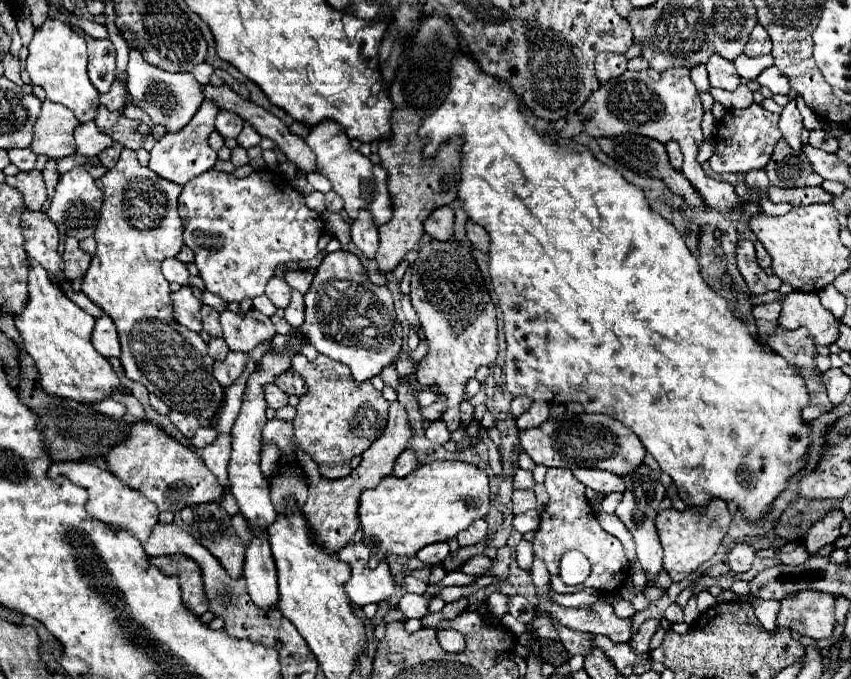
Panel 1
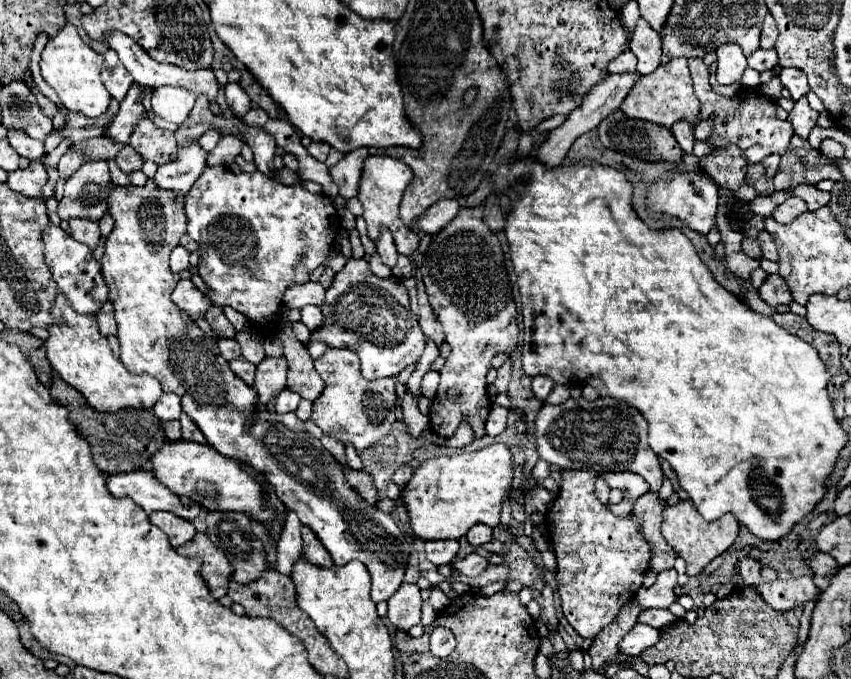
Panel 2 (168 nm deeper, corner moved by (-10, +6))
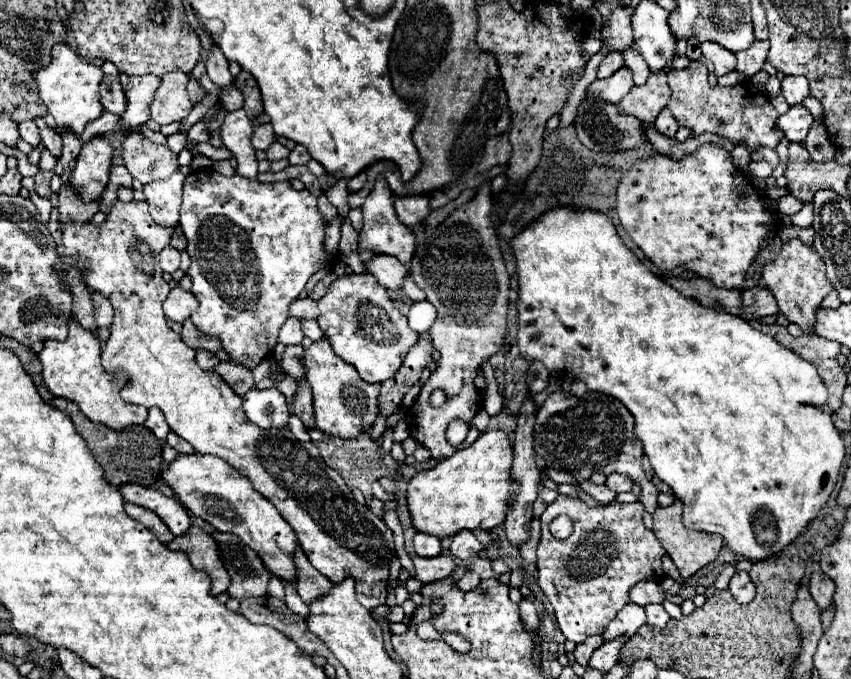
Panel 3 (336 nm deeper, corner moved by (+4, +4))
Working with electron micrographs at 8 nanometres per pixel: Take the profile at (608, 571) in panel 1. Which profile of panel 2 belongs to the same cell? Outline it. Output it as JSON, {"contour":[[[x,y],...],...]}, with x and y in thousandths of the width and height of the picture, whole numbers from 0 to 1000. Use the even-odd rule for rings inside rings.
{"contour":[[[658,692],[658,698],[658,725],[651,733],[649,748],[644,748],[642,754],[646,804],[656,819],[656,875],[660,887],[660,901],[670,922],[684,940],[698,940],[710,922],[714,922],[722,913],[726,898],[754,863],[754,848],[761,839],[764,804],[757,795],[752,784],[752,769],[745,760],[726,763],[717,751],[712,751],[710,742],[705,742],[705,736],[698,728],[698,710],[703,704],[700,698],[693,698],[691,692]]]}

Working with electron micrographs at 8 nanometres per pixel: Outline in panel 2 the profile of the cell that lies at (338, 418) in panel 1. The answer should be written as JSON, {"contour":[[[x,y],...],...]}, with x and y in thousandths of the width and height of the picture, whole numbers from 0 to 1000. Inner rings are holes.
{"contour":[[[385,513],[376,527],[369,530],[369,542],[371,548],[378,554],[381,560],[381,577],[378,583],[369,592],[367,598],[367,613],[364,619],[388,645],[400,648],[404,657],[414,654],[421,666],[435,660],[439,651],[444,651],[444,645],[451,645],[461,624],[465,622],[463,613],[463,598],[465,598],[465,574],[463,574],[463,557],[447,557],[444,563],[432,563],[425,557],[423,551],[423,533],[421,524],[414,515],[407,513]]]}

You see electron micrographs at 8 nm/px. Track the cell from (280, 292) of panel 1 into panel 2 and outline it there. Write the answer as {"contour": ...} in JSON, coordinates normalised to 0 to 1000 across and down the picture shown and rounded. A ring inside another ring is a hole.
{"contour":[[[374,415],[360,418],[343,418],[334,430],[334,448],[338,454],[355,454],[362,448],[378,448],[381,445],[381,424]]]}

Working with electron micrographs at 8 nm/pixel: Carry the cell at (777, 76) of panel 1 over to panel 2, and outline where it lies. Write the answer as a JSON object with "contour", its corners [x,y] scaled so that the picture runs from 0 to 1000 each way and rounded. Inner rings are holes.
{"contour":[[[919,100],[914,112],[917,112],[921,130],[931,138],[931,147],[942,144],[952,133],[949,121],[947,121],[947,109],[938,100]]]}

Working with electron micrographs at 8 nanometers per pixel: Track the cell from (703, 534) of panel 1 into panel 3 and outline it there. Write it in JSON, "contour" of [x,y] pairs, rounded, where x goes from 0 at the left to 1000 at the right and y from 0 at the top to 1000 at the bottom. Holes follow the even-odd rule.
{"contour":[[[794,736],[792,742],[787,742],[785,748],[771,748],[769,754],[769,778],[766,784],[771,786],[771,792],[776,795],[776,801],[783,807],[785,819],[792,825],[794,837],[799,839],[801,851],[808,854],[811,848],[816,848],[823,837],[827,837],[830,831],[839,828],[851,795],[846,786],[832,786],[832,784],[816,784],[816,781],[808,781],[804,772],[801,772],[801,742],[799,736]]]}

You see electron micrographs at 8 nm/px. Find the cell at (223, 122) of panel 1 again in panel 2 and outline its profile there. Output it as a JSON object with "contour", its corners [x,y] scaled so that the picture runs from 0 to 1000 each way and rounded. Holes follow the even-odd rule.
{"contour":[[[266,124],[263,135],[266,135],[266,150],[268,150],[268,159],[273,162],[273,168],[277,174],[287,174],[287,168],[294,162],[291,138],[282,130],[282,124]]]}

